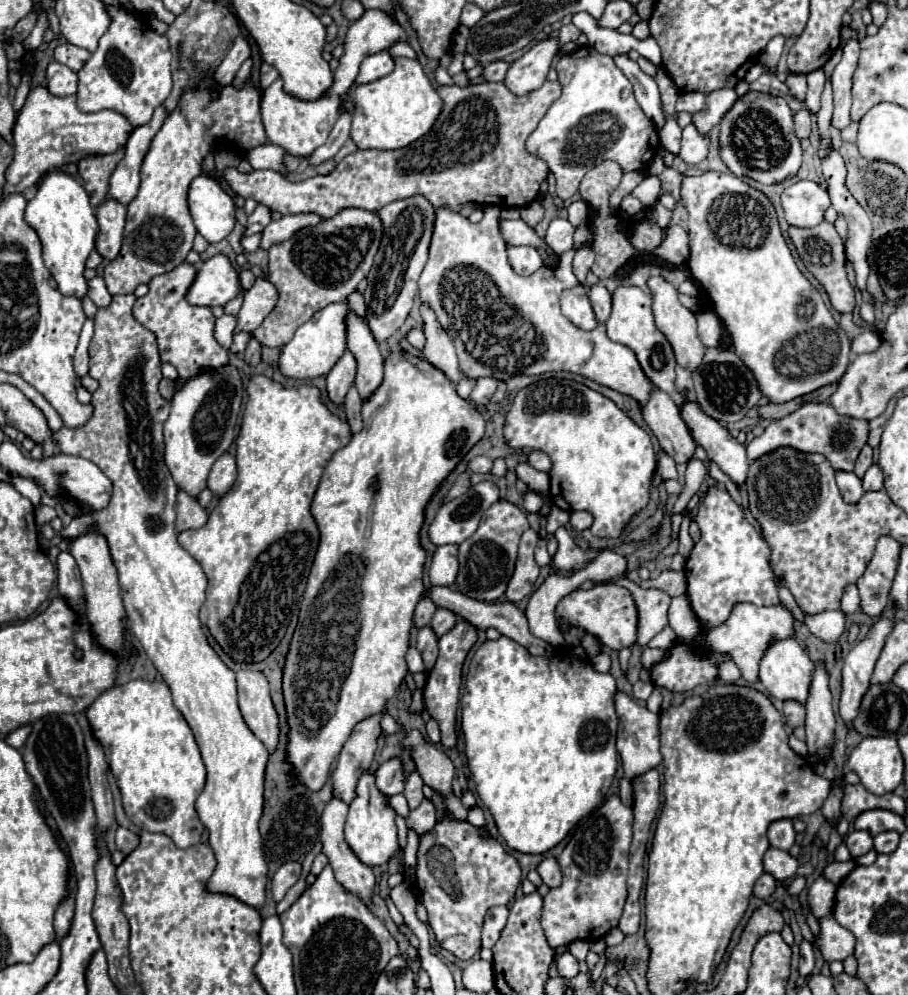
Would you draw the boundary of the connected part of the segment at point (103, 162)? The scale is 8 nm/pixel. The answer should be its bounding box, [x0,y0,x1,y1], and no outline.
[78,147,124,207]

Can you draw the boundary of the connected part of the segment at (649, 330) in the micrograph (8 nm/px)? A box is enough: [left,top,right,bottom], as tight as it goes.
[604,287,682,407]

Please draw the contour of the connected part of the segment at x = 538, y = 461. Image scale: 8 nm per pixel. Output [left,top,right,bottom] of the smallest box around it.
[528,451,552,473]

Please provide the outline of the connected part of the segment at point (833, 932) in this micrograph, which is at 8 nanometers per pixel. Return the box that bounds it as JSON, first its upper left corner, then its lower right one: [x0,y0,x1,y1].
[816,915,854,961]

